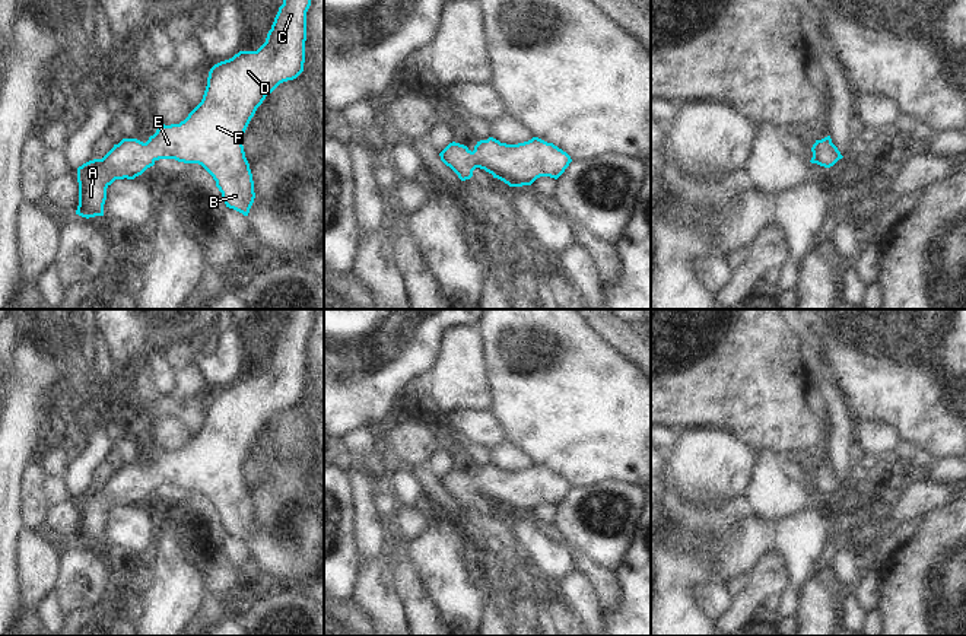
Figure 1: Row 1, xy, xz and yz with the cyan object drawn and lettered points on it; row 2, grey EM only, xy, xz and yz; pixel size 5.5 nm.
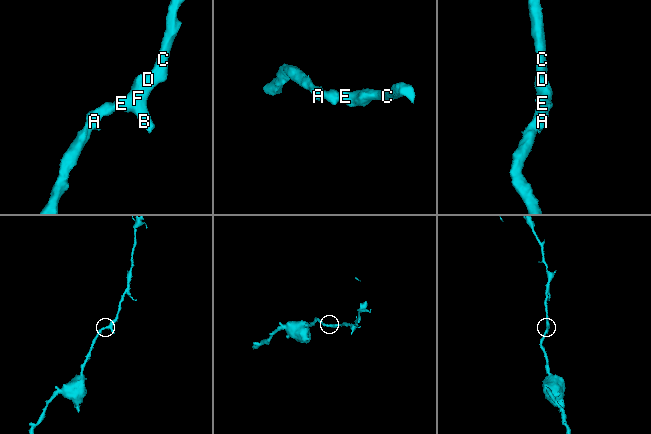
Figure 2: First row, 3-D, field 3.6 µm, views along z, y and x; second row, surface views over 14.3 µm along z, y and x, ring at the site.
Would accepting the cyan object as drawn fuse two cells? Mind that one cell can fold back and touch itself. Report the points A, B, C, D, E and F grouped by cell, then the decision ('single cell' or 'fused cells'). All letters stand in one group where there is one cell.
A B C D E F; single cell

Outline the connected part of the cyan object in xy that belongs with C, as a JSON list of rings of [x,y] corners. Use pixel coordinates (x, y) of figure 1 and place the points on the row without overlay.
[[[289,309],[283,331],[274,344],[266,369],[257,378],[239,378],[232,385],[215,391],[207,404],[201,429],[179,451],[162,451],[146,470],[123,465],[102,484],[77,495],[79,532],[82,544],[104,543],[107,515],[115,506],[134,506],[159,486],[175,486],[201,492],[216,508],[226,534],[248,543],[254,530],[254,508],[245,484],[242,464],[263,430],[280,410],[296,406],[304,398],[306,338],[315,309]]]

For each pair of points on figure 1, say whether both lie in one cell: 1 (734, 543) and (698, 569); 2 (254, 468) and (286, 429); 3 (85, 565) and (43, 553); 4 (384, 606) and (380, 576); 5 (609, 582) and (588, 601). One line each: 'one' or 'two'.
1: two
2: one
3: two
4: one
5: two

